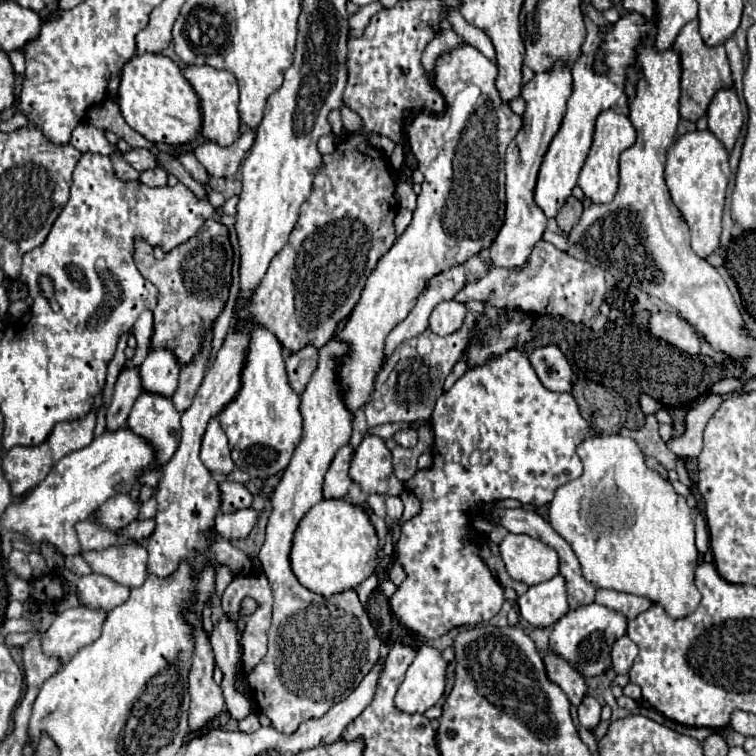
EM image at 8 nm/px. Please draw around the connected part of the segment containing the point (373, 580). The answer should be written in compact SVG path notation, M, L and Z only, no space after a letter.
M375 573L359 586L357 593L363 605L366 605L368 601L368 596L370 596L374 588L378 586L377 580L378 580L378 573Z

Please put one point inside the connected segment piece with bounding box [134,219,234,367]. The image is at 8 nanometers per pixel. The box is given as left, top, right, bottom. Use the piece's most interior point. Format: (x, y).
(192, 289)

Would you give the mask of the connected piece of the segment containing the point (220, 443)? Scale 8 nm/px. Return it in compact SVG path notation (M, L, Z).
M212 419L208 423L208 429L204 433L202 439L202 463L210 469L210 471L218 471L218 473L232 473L234 471L234 461L230 457L230 447L228 447L228 439L218 423L218 419Z

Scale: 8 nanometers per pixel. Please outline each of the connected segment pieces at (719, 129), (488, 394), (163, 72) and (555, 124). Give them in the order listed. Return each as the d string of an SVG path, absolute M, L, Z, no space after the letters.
M734 87L716 91L708 107L708 129L722 139L728 151L732 151L744 124L744 114L740 99Z
M508 351L506 355L490 361L490 365L484 365L482 369L472 369L472 371L466 371L464 377L460 377L454 387L450 391L446 391L444 395L438 397L436 401L436 407L434 407L434 413L432 413L432 431L434 431L434 451L432 451L432 457L434 457L434 463L430 469L422 469L418 471L406 485L410 485L410 491L422 501L422 511L420 515L416 515L414 519L402 523L402 535L398 539L398 549L396 549L396 559L404 565L406 573L408 573L408 579L400 585L400 589L392 595L390 599L390 607L394 611L394 615L408 627L412 629L414 633L422 635L422 637L428 637L428 639L436 639L440 635L444 635L446 631L450 631L452 627L460 627L460 625L478 625L478 623L486 623L490 621L502 607L504 603L504 591L502 591L502 585L494 579L494 575L490 573L488 565L482 561L480 553L478 553L478 533L470 527L470 511L474 509L480 509L482 503L486 501L492 501L492 499L518 499L520 503L550 503L552 497L554 497L554 489L558 489L558 485L564 485L576 477L582 475L582 463L576 455L576 447L584 441L590 425L584 421L584 417L580 415L578 411L578 405L574 401L574 397L570 393L554 393L554 391L548 391L538 375L534 373L530 361L526 359L526 355L522 351Z
M142 53L124 63L118 87L118 105L126 123L140 135L162 145L182 145L200 133L200 101L178 65L160 53Z
M558 63L554 65L554 69L546 73L536 73L534 79L522 87L522 97L526 99L526 111L522 115L524 125L506 149L506 219L498 237L490 247L492 263L498 267L522 265L522 261L526 261L534 243L540 241L546 229L548 217L534 201L534 187L548 145L560 129L570 93L572 93L572 77L570 77L570 65L566 63Z

